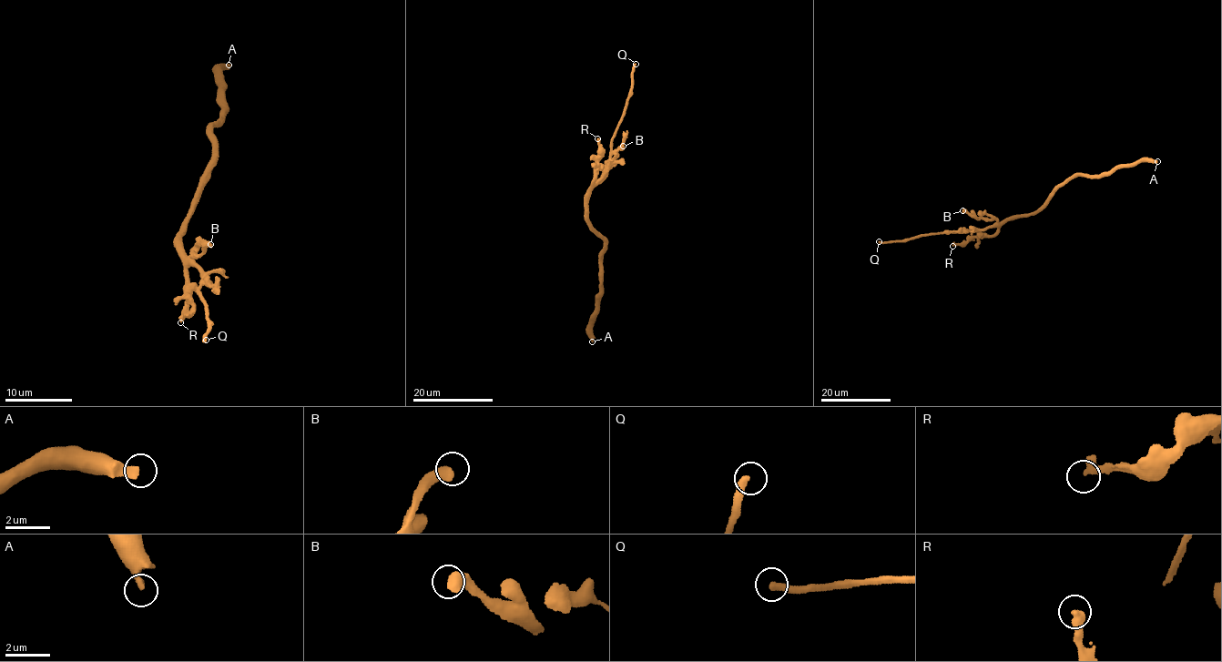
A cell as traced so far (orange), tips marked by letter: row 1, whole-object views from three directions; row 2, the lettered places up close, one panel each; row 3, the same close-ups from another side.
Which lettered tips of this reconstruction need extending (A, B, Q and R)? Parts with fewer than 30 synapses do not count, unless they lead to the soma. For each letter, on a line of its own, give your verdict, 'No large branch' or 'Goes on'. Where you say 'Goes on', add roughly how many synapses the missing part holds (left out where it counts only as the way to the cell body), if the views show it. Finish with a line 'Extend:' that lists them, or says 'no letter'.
A: Goes on. Roughly 60 synapses
B: No large branch
Q: No large branch
R: No large branch
Extend: A

